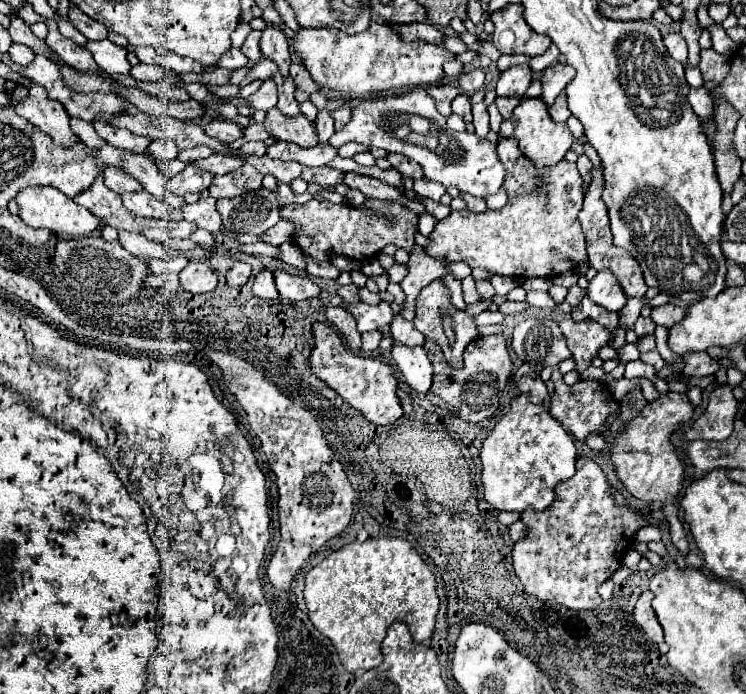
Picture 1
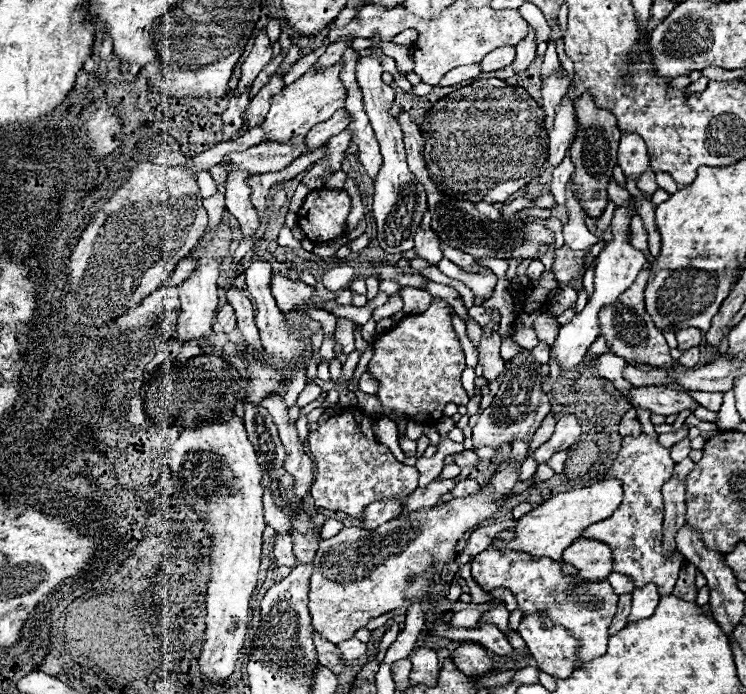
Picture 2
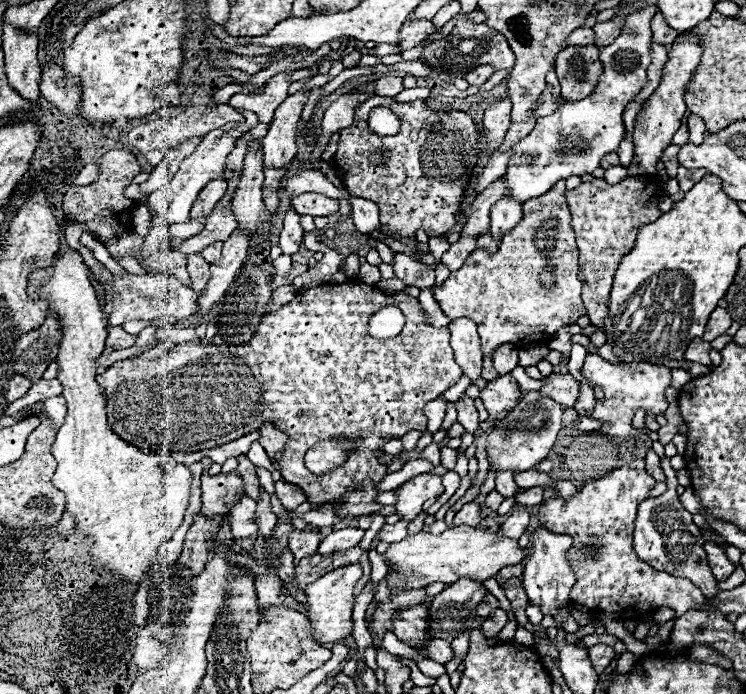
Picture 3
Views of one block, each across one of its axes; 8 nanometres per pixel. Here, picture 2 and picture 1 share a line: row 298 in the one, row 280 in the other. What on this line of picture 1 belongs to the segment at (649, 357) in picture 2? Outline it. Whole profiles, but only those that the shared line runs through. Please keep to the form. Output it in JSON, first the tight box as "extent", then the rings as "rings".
{"extent":[578,168,648,298],"rings":[[[592,168],[592,182],[590,188],[584,196],[584,206],[578,214],[578,220],[582,222],[582,230],[586,234],[586,252],[588,252],[588,260],[590,264],[600,272],[610,268],[612,274],[618,278],[626,298],[638,296],[642,298],[648,290],[644,278],[642,278],[642,270],[636,262],[636,258],[632,258],[632,254],[628,254],[628,250],[620,250],[618,246],[612,244],[612,232],[610,232],[610,224],[608,224],[608,214],[606,214],[606,204],[602,202],[600,194],[602,194],[602,186],[604,186],[604,178],[602,178],[602,168]]]}

